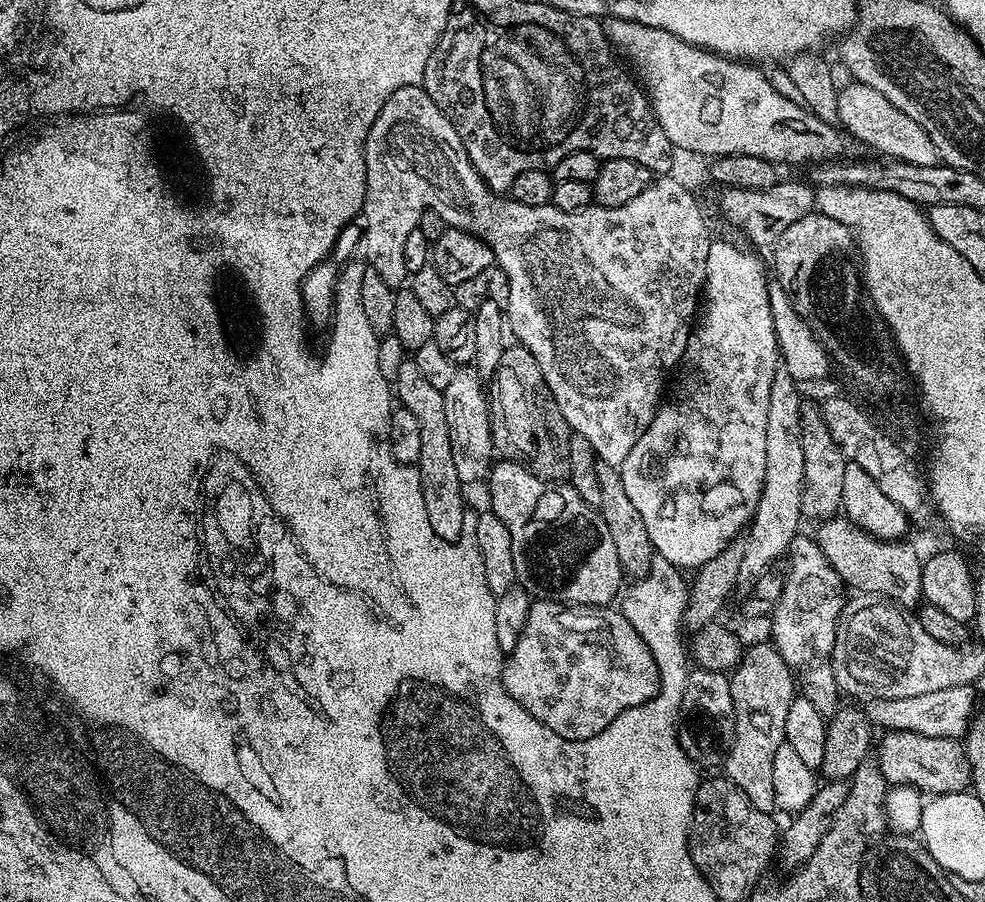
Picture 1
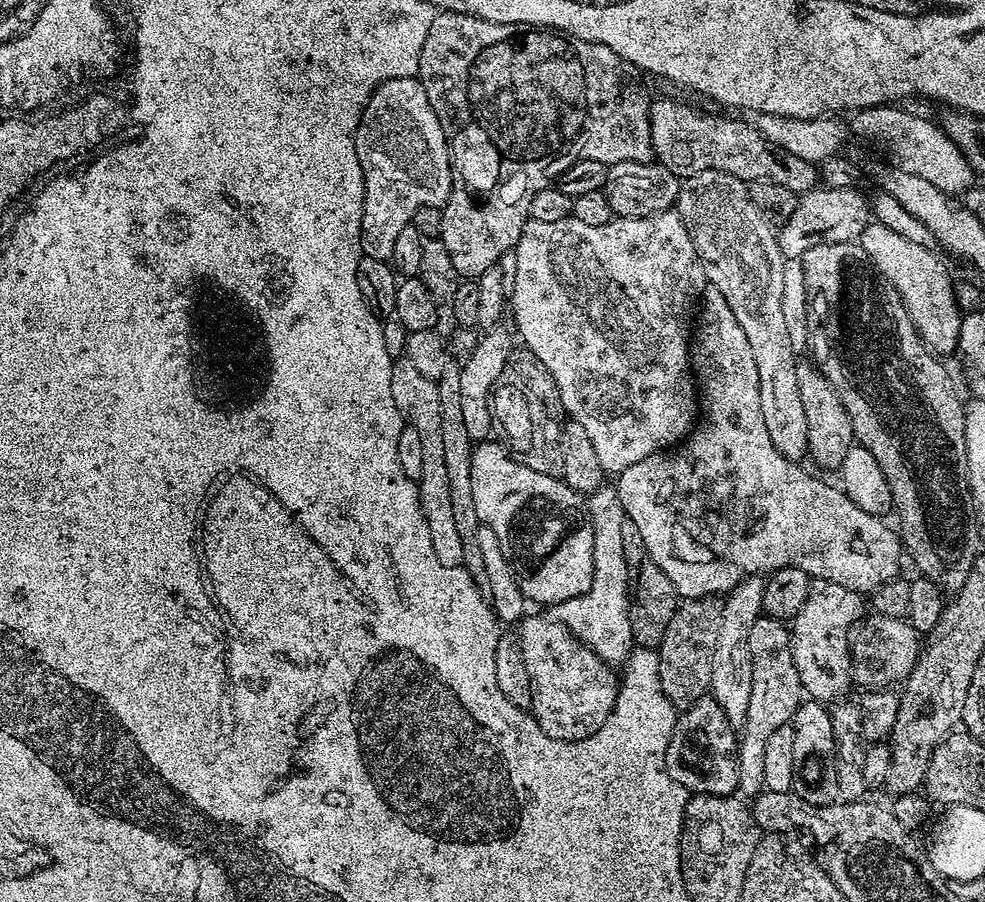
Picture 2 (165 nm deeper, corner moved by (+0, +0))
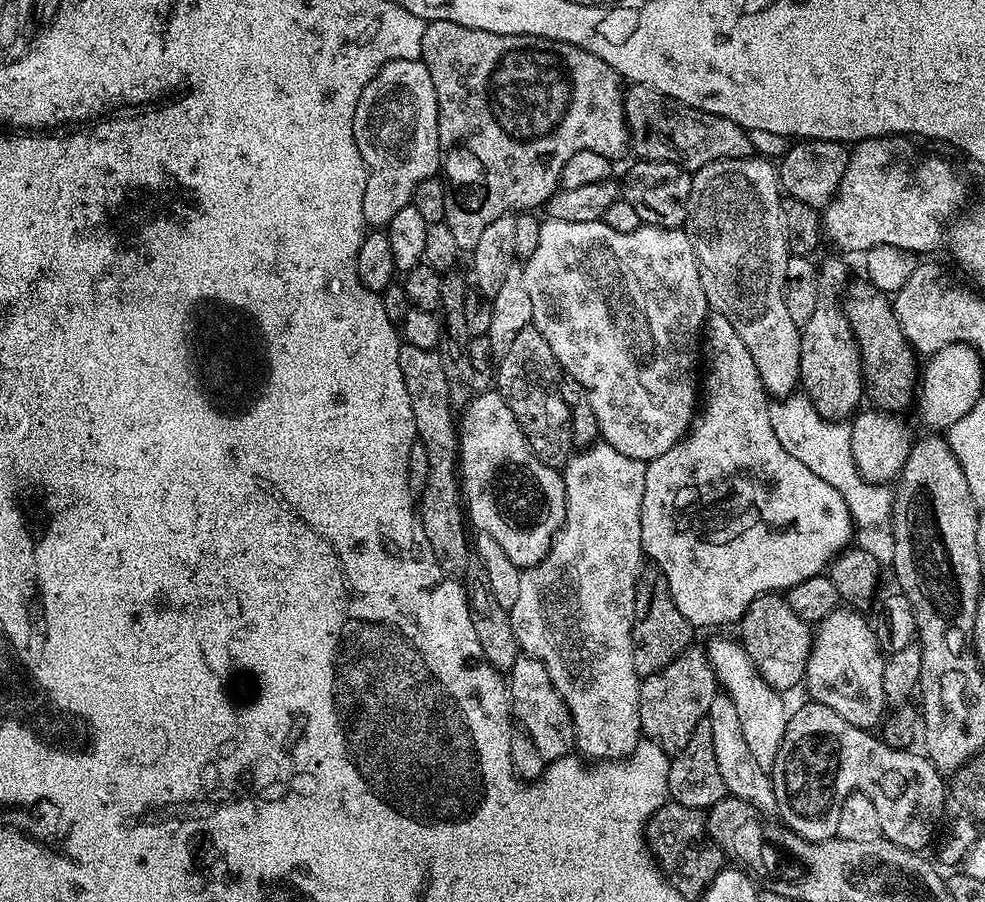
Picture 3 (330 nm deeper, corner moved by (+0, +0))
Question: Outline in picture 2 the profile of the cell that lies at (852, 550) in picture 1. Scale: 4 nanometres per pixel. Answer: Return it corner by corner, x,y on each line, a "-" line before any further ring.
705,283
702,289
702,303
700,308
700,321
695,321
694,331
690,336
690,368
694,373
694,379
698,389
698,419
691,432
679,446
671,450
661,450
642,458
642,462
634,462
626,470
622,470
614,481
614,487
618,498
624,507
627,519
638,526
638,534
642,534
642,542
646,542
646,550
650,550
650,558
658,562
660,569
670,578
677,597
697,600
699,596
713,594
727,594
733,586
740,583
745,576
767,574
775,572
777,568
797,568
806,570
810,578
817,580
829,580
838,582
838,586
846,586
846,590
871,594
886,582
897,579
900,568
900,556
902,560
902,545
895,527
887,528
880,521
881,517
867,507
850,502
846,494
839,487
827,484
816,476
811,476
797,461
788,460
770,442
770,434
766,430
766,421
762,419
762,402
760,401
760,387
758,386
758,366
754,366
754,353
750,350
750,341
738,326
738,318
734,318
734,310
730,310
730,302
722,298
722,290
718,290
713,284

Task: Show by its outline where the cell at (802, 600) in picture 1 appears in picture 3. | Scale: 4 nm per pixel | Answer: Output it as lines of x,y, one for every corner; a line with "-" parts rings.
838,606
827,618
820,621
812,637
812,649
806,662
803,683
808,684
808,692
813,701
846,718
854,726
872,730
884,720
886,701
882,690
882,674
884,673
885,653
876,640
876,629
863,616
863,611
853,610
848,606

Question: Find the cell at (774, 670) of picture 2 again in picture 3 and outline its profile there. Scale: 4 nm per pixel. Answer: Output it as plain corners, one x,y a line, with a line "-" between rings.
765,594
754,598
754,602
750,602
744,617
738,621
739,628
739,643
744,645
746,654
756,663
756,668
760,671
761,678
768,685
777,690
785,690
784,688
792,688
796,683
799,685
803,681
806,662
812,649
814,632
805,620
798,618
798,614
794,614
794,610
790,610
787,599
783,595

